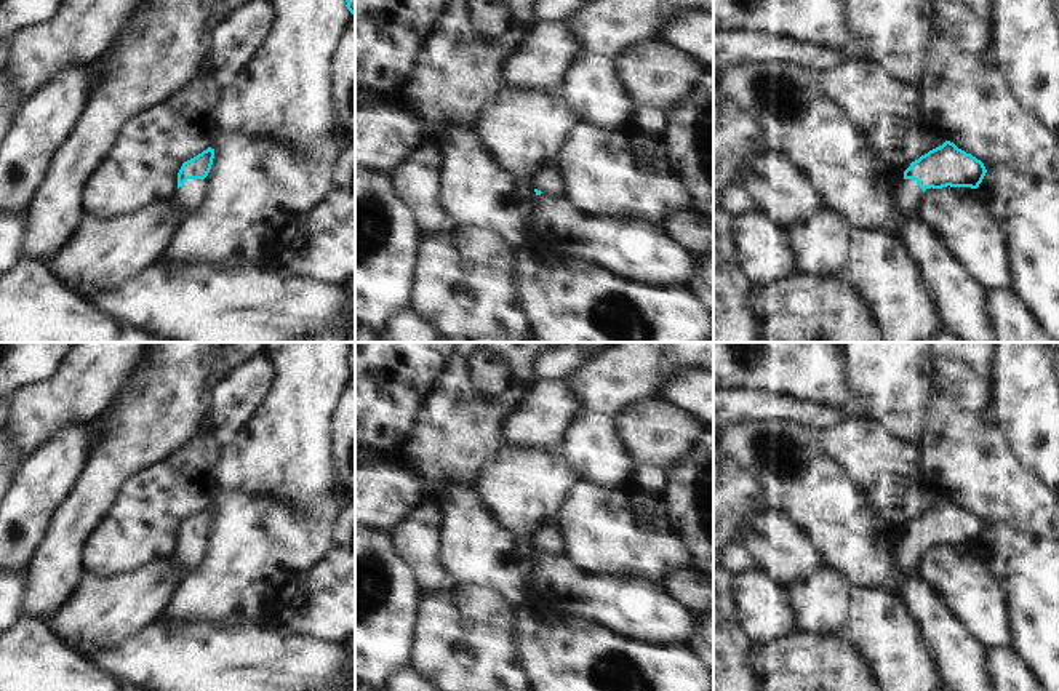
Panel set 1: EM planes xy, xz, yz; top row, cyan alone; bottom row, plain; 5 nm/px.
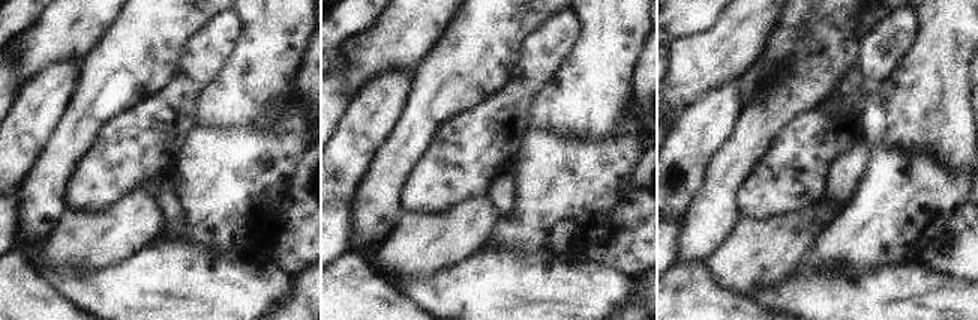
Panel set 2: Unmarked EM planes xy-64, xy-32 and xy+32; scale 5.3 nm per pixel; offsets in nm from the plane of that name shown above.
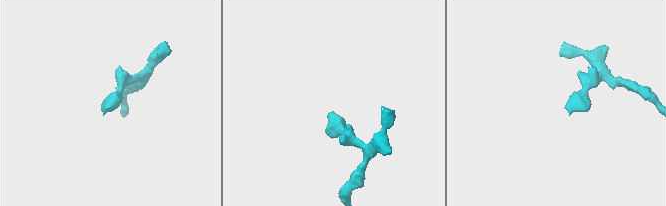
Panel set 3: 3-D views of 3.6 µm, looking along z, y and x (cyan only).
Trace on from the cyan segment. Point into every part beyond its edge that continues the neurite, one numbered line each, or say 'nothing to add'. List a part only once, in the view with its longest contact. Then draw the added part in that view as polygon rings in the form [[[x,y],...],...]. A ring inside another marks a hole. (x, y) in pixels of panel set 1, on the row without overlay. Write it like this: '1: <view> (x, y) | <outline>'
1: xy (187, 555) | [[[187,537],[182,545],[176,547],[174,560],[184,573],[194,573],[203,560],[203,539]]]

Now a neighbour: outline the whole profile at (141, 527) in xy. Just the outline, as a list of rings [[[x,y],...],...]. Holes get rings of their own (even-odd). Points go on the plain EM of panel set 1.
[[[200,430],[181,449],[125,481],[117,501],[85,545],[85,573],[101,577],[125,576],[152,561],[174,558],[182,521],[206,509],[219,489],[216,464],[222,443],[224,438],[216,433]]]

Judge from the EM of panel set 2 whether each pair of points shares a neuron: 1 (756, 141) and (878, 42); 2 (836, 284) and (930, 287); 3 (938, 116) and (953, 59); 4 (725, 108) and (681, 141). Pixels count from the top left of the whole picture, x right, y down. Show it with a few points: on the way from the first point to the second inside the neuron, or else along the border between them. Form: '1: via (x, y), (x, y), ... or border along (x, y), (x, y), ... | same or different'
1: border along (873, 29), (863, 38), (860, 56), (854, 66) | different
2: via (860, 287), (906, 287) | same
3: via (938, 102), (939, 72) | same
4: via (714, 116), (692, 138) | same

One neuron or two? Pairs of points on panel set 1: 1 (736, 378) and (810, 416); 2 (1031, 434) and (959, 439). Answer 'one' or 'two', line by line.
1: two
2: two

